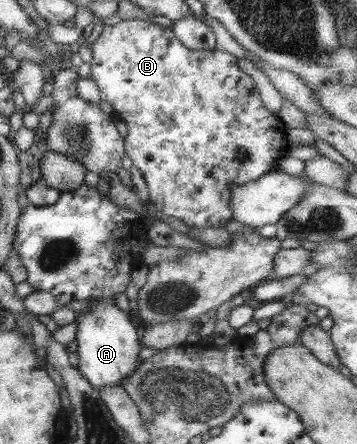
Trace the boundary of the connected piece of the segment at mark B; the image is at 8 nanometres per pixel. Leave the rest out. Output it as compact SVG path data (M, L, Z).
M131 19L119 20L111 25L105 24L97 40L92 43L92 57L90 61L91 78L99 88L100 99L107 101L115 111L121 121L126 125L127 134L124 137L124 153L132 161L143 176L148 187L147 195L149 203L154 212L159 215L176 217L187 225L187 227L221 228L232 218L229 199L231 197L230 188L235 185L255 181L261 175L271 171L281 157L285 157L287 151L287 130L277 115L273 115L261 101L259 92L254 86L253 80L246 72L241 71L237 59L226 52L214 50L189 50L175 38L170 26L161 26L150 20Z

